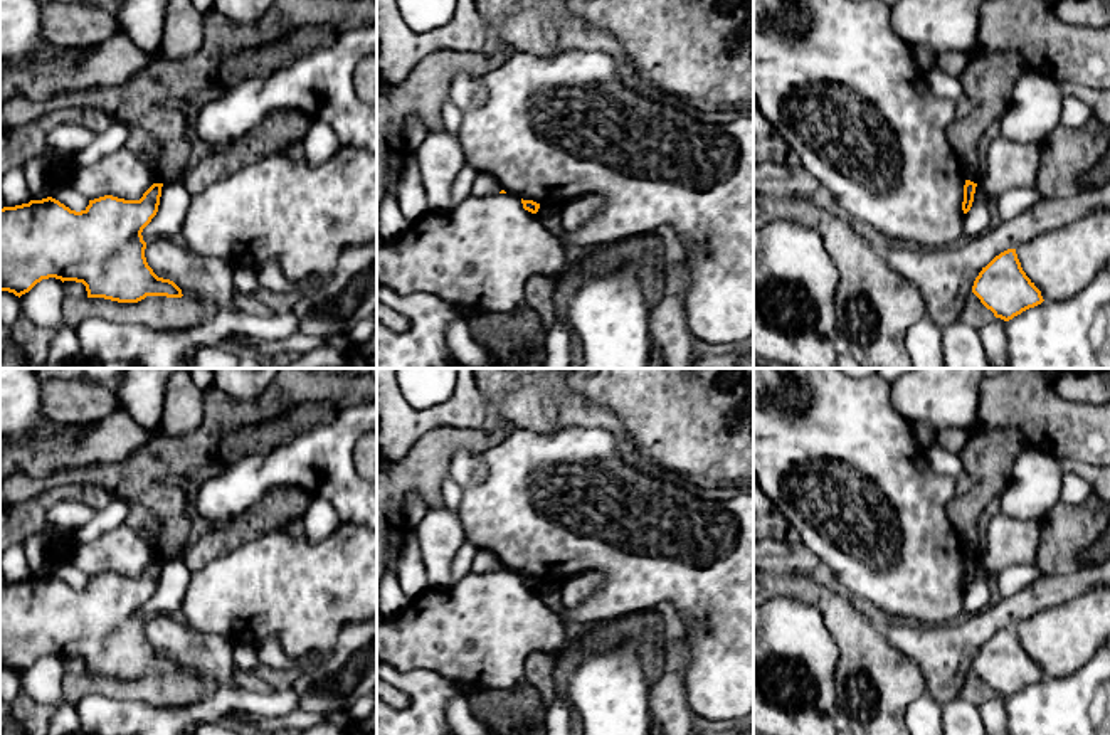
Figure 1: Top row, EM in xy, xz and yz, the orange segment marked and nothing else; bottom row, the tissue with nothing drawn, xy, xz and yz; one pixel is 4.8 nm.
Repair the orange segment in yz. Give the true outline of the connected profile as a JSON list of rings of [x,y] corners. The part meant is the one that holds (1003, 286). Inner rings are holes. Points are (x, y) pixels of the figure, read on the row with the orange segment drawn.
[[[1016,249],[996,256],[974,281],[972,293],[1004,321],[1041,304],[1041,291],[1026,276]]]

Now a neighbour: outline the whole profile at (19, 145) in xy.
[[[67,108],[50,111],[27,124],[0,131],[0,180],[12,168],[22,168],[44,153],[47,136],[61,124],[79,123],[101,135],[111,119],[94,108]]]

